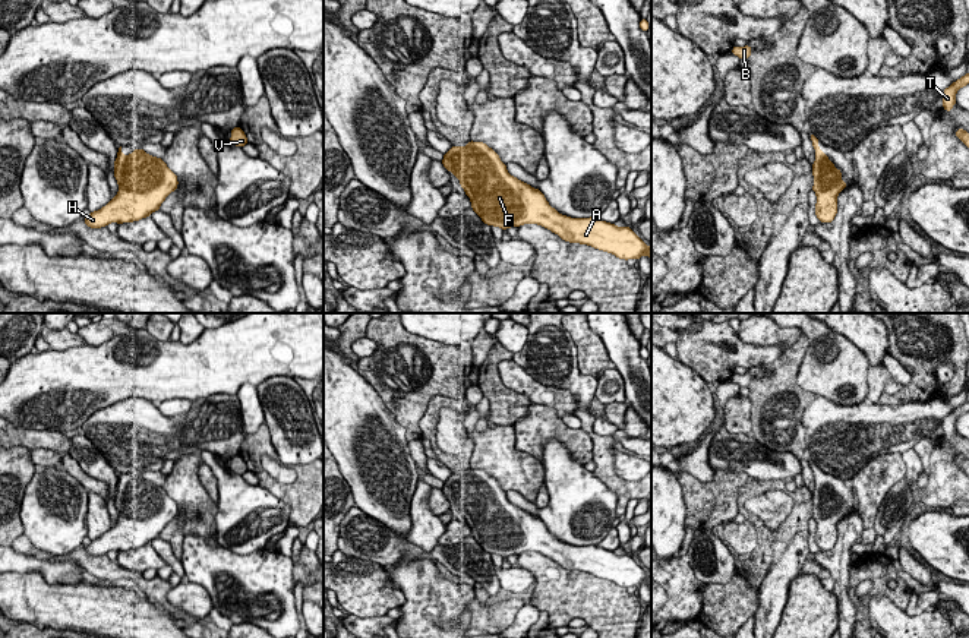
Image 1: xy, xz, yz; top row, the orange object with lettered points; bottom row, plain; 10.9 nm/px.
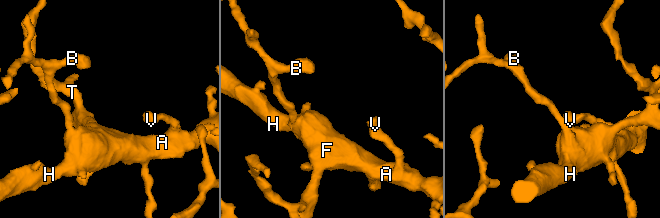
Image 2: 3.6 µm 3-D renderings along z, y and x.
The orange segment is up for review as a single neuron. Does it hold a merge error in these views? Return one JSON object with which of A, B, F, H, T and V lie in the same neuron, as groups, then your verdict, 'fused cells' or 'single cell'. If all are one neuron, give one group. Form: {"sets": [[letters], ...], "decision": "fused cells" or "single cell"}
{"sets": [["A", "B", "F", "H", "T", "V"]], "decision": "single cell"}

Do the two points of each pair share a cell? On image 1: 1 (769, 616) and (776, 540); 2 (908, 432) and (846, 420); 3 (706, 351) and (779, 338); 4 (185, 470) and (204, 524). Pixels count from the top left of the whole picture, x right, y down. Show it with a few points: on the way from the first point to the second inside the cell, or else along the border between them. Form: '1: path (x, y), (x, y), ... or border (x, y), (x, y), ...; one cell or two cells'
1: border (773, 562), (757, 588); two cells
2: path (893, 426), (867, 426), (861, 422); one cell
3: border (736, 334), (747, 343), (779, 344), (783, 348); two cells
4: path (185, 483), (185, 488), (201, 511); one cell

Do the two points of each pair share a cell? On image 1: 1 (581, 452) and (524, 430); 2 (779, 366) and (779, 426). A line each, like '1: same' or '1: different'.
1: same
2: same

